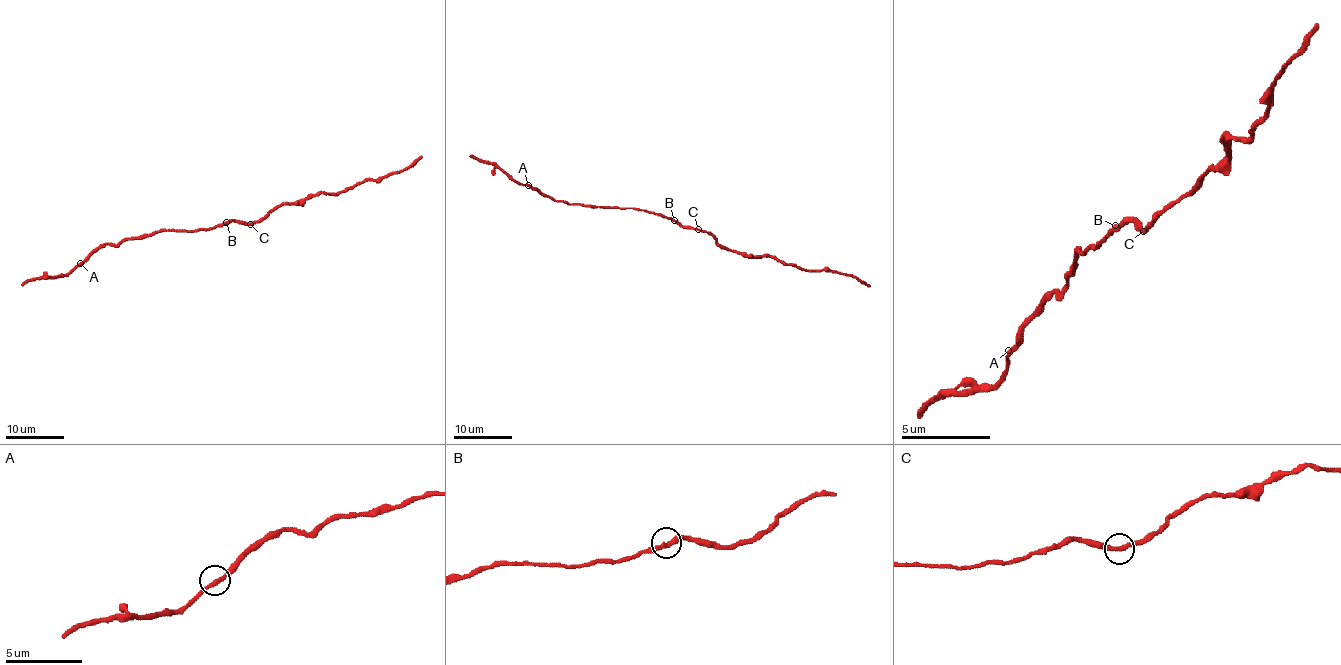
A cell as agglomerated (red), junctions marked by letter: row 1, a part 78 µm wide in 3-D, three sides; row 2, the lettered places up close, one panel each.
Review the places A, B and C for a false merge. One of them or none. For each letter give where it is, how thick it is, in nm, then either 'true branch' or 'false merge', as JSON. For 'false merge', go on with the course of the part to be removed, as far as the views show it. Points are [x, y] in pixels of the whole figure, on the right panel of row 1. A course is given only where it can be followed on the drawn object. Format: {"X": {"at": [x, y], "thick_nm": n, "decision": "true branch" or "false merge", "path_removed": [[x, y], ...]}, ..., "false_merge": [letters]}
{"A": {"at": [1008, 350], "thick_nm": 240, "decision": "true branch"}, "B": {"at": [1115, 225], "thick_nm": 280, "decision": "true branch"}, "C": {"at": [1143, 231], "thick_nm": 240, "decision": "false merge", "path_removed": [[1142, 229], [1191, 189], [1227, 153], [1227, 136], [1249, 136], [1267, 113], [1267, 95], [1316, 24]]}, "false_merge": ["C"]}

